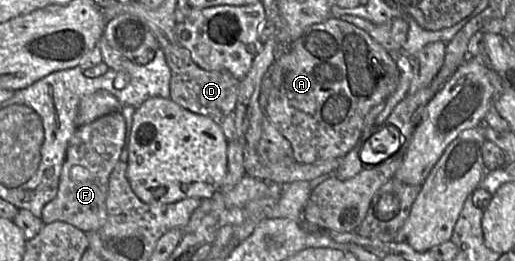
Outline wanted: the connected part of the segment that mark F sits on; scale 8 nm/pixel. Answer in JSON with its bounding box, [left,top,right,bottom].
[40,112,125,233]

